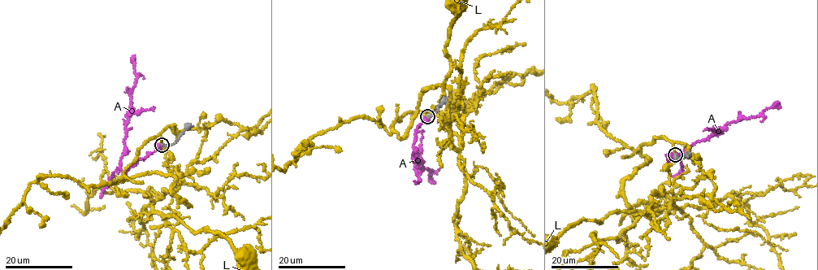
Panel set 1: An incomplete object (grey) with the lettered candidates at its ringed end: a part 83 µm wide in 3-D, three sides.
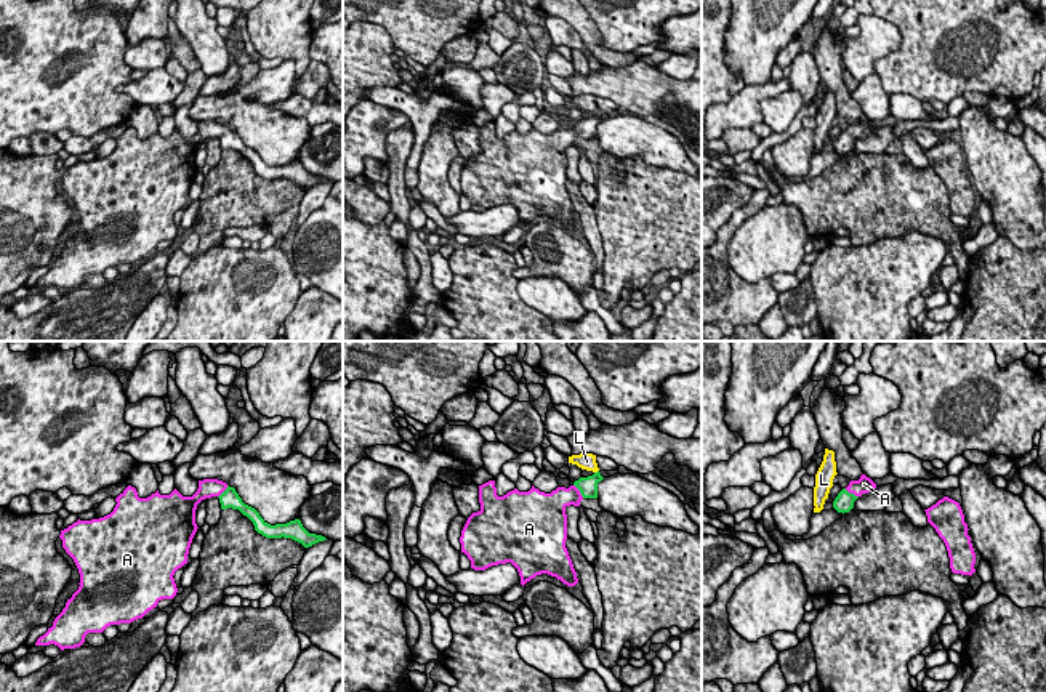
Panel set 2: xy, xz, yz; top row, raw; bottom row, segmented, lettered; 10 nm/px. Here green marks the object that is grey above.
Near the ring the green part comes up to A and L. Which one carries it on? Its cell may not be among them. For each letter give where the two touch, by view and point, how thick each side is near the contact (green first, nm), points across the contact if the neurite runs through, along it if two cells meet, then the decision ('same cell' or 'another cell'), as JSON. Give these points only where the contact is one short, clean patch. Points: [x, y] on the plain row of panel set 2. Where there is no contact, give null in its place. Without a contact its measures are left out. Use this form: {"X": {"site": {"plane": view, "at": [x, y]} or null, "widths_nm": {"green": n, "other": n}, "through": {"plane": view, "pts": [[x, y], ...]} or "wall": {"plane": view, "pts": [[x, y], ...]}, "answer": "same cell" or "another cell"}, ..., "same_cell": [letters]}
{"A": {"site": {"plane": "xz", "at": [579, 130]}, "widths_nm": {"green": 190, "other": 200}, "through": {"plane": "xz", "pts": [[588, 127], [579, 130], [572, 136], [561, 138]]}, "answer": "same cell"}, "L": {"site": {"plane": "xz", "at": [598, 112]}, "widths_nm": {"green": 190, "other": 160}, "wall": {"plane": "xz", "pts": [[598, 111], [595, 114]]}, "answer": "another cell"}, "same_cell": ["A"]}

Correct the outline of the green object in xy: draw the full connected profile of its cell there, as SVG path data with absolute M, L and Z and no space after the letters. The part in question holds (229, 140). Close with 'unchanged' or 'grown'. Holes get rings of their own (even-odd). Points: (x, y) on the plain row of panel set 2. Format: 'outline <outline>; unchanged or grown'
outline M218 120L199 122L199 130L192 138L183 138L175 130L170 136L160 136L157 131L147 139L139 139L136 130L128 127L115 139L117 146L111 155L91 162L78 160L61 171L62 189L78 210L80 227L35 287L54 285L61 292L80 288L88 274L103 274L111 266L131 264L157 248L162 240L173 240L178 234L173 216L187 205L189 189L199 170L197 146L211 138L219 139L221 151L239 151L266 179L292 179L304 189L327 181L309 175L300 160L268 165L255 149L242 143L234 128Z; grown

